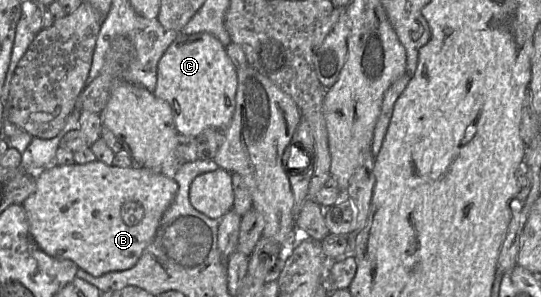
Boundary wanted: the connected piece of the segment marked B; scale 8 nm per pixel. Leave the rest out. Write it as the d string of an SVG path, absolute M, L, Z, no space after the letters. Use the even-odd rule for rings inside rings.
M98 160L85 164L52 164L38 172L35 191L22 203L30 234L44 253L53 258L71 260L94 277L130 269L152 241L164 212L177 194L178 183L172 176L137 164L123 168Z

